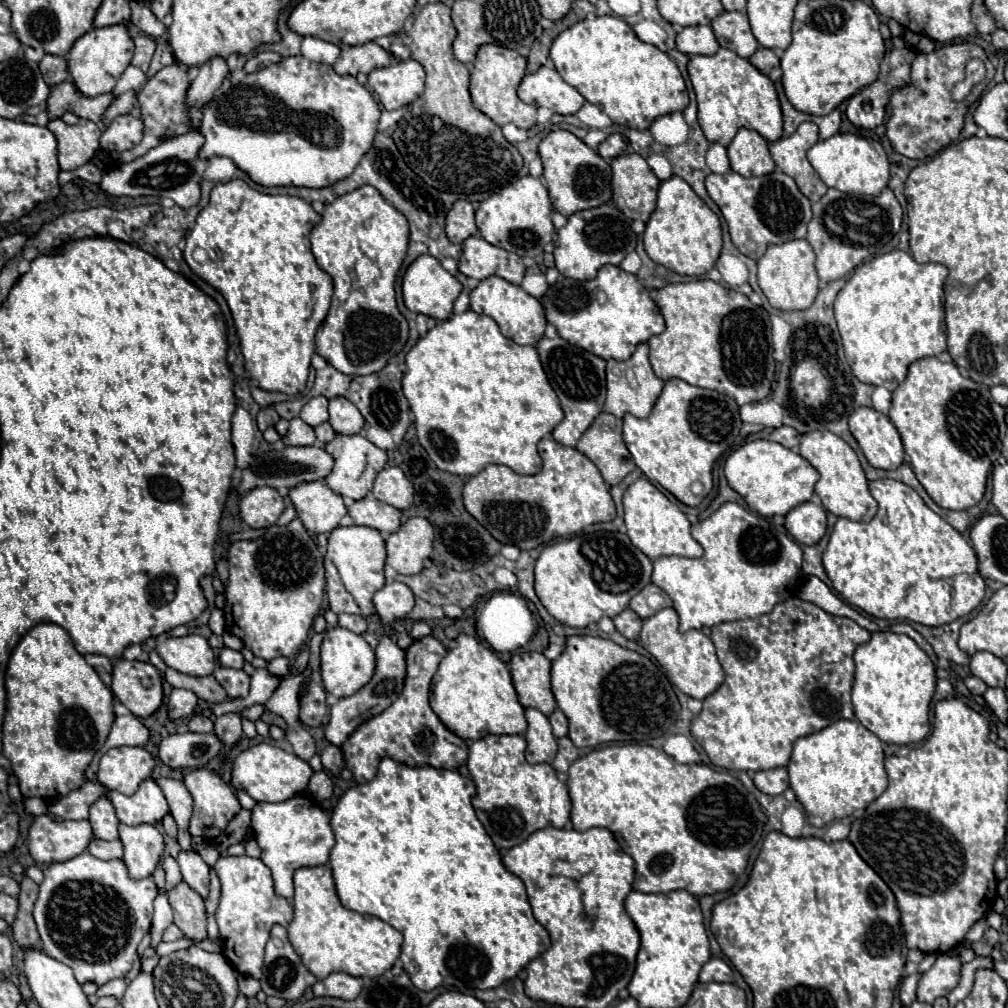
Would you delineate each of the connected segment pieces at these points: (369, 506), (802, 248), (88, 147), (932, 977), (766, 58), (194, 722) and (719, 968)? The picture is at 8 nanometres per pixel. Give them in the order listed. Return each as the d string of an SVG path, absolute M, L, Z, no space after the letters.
M366 495L360 501L352 501L348 505L348 513L354 525L378 529L382 535L394 533L400 527L400 517L402 517L402 513L396 507L384 505L382 501L376 501L372 495Z
M806 239L786 241L782 245L770 245L764 257L758 261L758 285L770 305L780 311L808 309L818 295L818 275L814 267L814 251Z
M60 117L48 121L48 129L58 139L58 163L62 171L74 171L88 163L100 147L100 127L94 121L80 119L76 125L66 125Z
M946 953L938 955L932 969L920 975L916 999L924 1003L932 1003L934 999L948 995L958 985L960 965L962 965L960 959L952 955L946 955Z
M760 47L748 61L750 61L758 71L762 71L764 75L768 75L768 73L772 71L772 67L780 65L778 55L776 55L772 49L766 49L766 47Z
M196 713L190 721L188 721L188 729L194 733L212 733L214 731L214 723L204 717L202 713Z
M712 957L708 963L704 963L702 971L700 971L700 981L702 983L710 983L710 981L718 981L718 983L732 983L732 969L728 963L724 963L722 959Z

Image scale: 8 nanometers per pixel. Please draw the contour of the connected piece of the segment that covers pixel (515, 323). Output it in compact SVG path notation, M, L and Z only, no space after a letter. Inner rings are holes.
M488 277L480 281L476 289L470 291L470 309L492 317L498 323L500 333L518 345L534 345L536 341L544 337L546 317L544 317L544 309L540 301L528 295L522 287L512 285L500 277Z

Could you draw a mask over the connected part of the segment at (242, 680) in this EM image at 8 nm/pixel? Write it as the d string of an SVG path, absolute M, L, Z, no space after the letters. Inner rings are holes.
M216 667L214 673L216 681L224 687L226 695L236 699L236 697L246 697L248 689L250 689L250 677L240 669L224 669L224 667Z

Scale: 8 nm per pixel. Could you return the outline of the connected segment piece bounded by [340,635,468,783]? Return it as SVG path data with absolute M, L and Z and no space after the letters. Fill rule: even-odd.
M432 635L414 641L406 649L406 681L400 697L380 715L364 721L340 747L346 767L358 783L366 783L376 775L378 763L384 757L404 761L408 765L432 765L440 769L458 769L468 759L466 743L448 731L448 727L430 709L432 677L446 655L446 647Z

